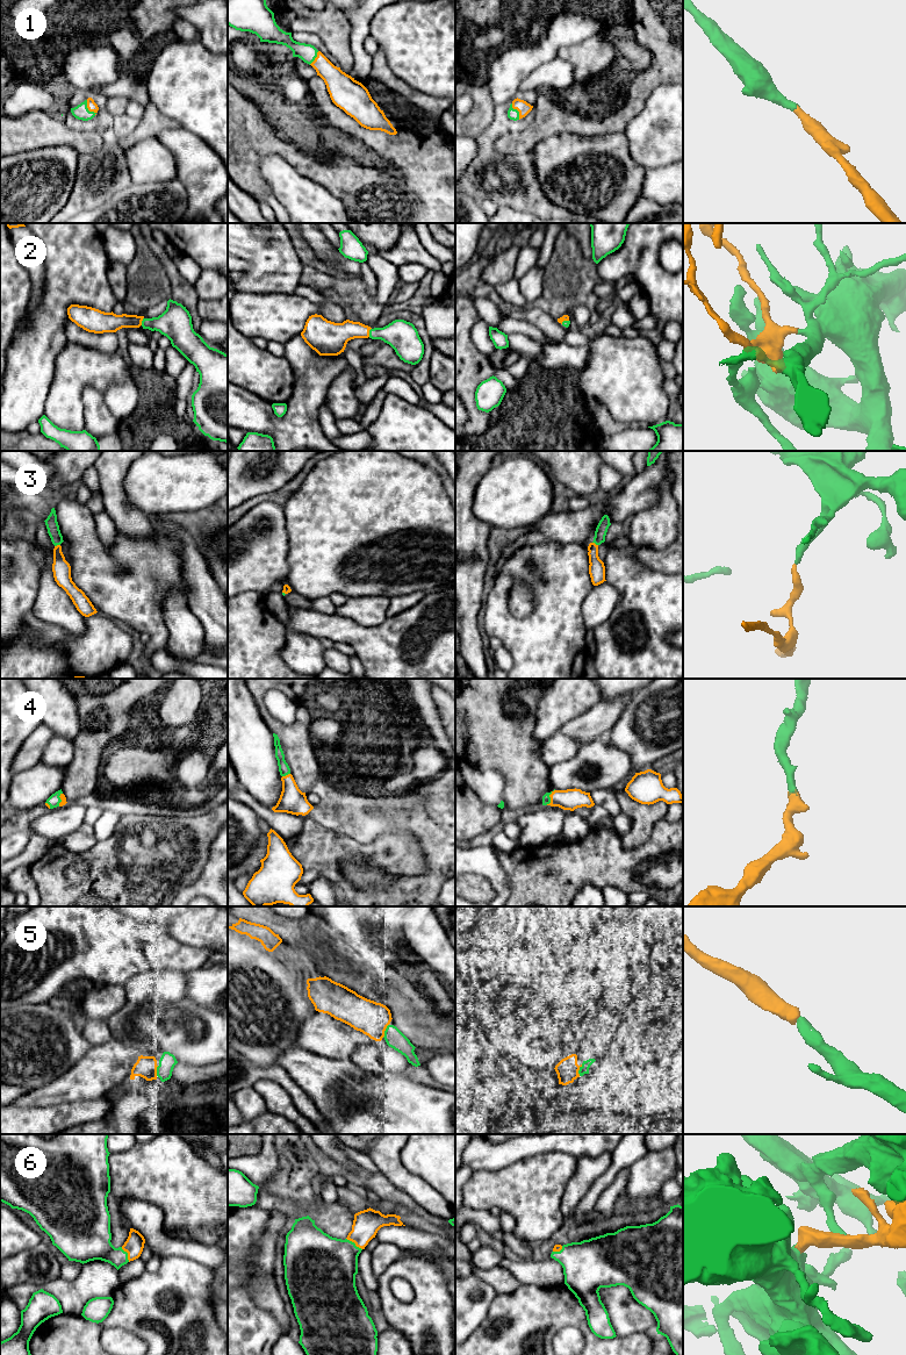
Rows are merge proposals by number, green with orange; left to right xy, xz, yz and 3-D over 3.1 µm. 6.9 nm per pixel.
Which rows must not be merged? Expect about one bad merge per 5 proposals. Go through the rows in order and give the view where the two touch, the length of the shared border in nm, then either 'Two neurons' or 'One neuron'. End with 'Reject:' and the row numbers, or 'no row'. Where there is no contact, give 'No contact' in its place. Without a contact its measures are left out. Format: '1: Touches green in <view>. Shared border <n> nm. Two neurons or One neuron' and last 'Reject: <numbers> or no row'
1: Touches green in xy. Shared border 120 nm. One neuron
2: Touches green in xz. Shared border 70 nm. One neuron
3: Touches green in xy. Shared border 40 nm. One neuron
4: Touches green in yz. Shared border 130 nm. One neuron
5: Touches green in xz. Shared border 100 nm. One neuron
6: Touches green in xz. Shared border 140 nm. One neuron
Reject: no row

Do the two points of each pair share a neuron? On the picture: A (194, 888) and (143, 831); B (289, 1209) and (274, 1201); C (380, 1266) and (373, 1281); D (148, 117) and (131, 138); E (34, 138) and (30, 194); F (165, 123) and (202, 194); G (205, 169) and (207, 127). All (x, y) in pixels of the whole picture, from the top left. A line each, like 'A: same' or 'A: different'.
A: different
B: same
C: different
D: same
E: different
F: different
G: different

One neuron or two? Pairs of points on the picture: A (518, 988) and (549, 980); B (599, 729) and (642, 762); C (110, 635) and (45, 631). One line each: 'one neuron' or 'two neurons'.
A: one neuron
B: two neurons
C: one neuron

